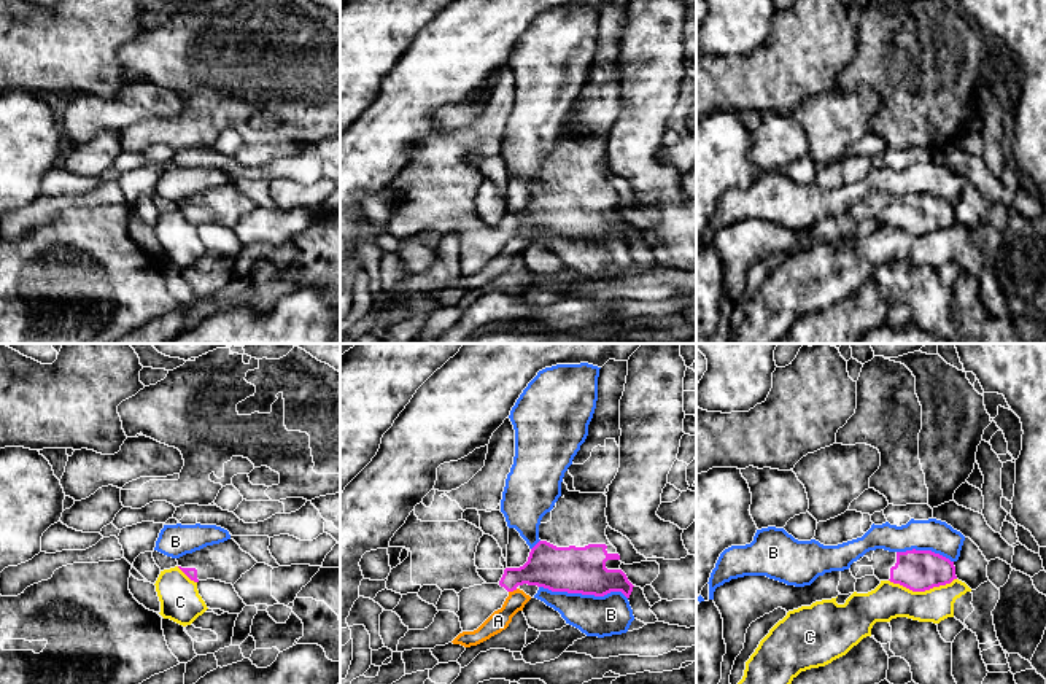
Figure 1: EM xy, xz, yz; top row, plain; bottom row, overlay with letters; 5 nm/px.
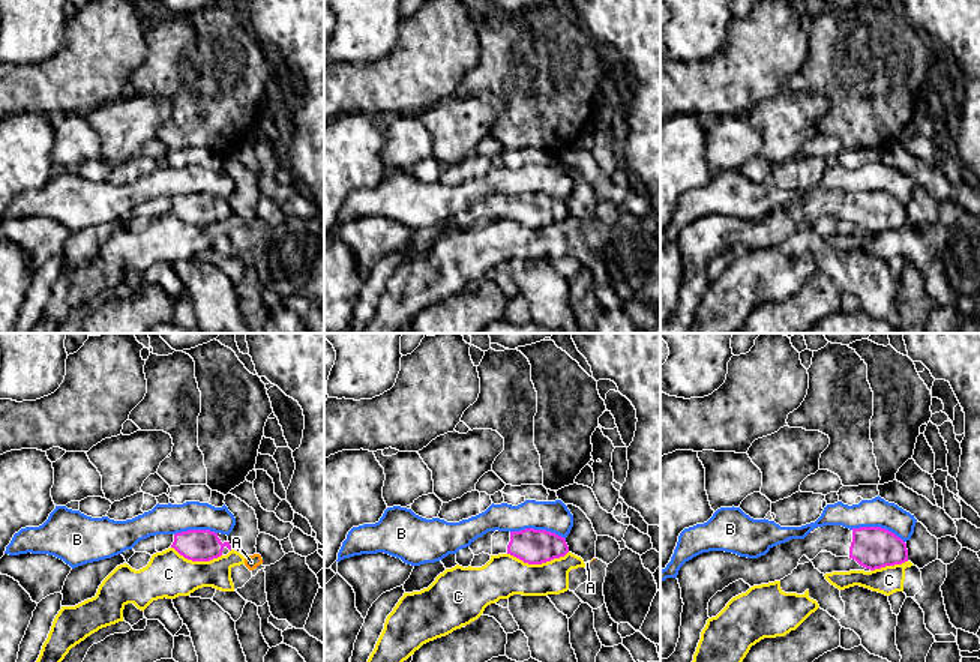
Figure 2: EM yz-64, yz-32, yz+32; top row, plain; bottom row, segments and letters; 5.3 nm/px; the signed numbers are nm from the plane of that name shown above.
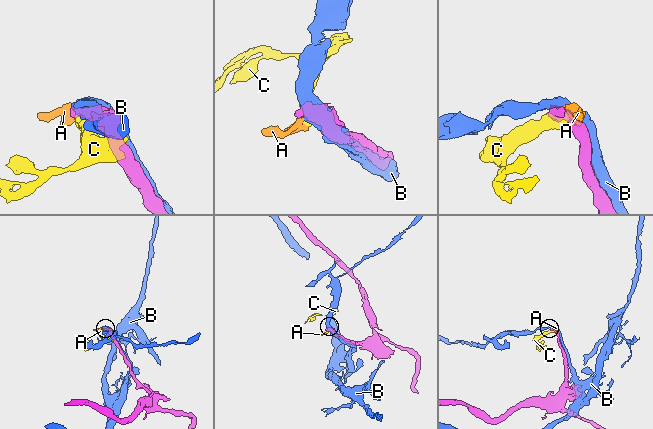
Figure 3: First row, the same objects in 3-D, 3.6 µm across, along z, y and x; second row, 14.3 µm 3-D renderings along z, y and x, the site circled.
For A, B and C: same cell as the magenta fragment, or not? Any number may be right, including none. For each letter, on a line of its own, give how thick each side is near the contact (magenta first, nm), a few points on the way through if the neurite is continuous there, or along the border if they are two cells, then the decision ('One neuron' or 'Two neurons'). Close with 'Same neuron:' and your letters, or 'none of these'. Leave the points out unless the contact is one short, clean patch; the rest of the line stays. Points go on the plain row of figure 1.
A: Thickness 220 nm (magenta) against 100 nm. Boundary: xz (517, 233), (509, 236). Two neurons
B: Thickness 240 nm (magenta) against 200 nm. Two neurons
C: Thickness 200 nm (magenta) against 180 nm. Boundary: yz (956, 221), (924, 234), (910, 234), (889, 225). Two neurons
Same neuron: none of these

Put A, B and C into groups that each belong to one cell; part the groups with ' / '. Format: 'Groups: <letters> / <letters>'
Groups: A C / B

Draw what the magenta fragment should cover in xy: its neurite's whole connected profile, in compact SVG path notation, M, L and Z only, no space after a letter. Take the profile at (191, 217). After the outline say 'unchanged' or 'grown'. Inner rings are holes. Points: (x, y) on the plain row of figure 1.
M234 183L186 197L176 205L194 226L215 223L232 229L258 207Z; grown

